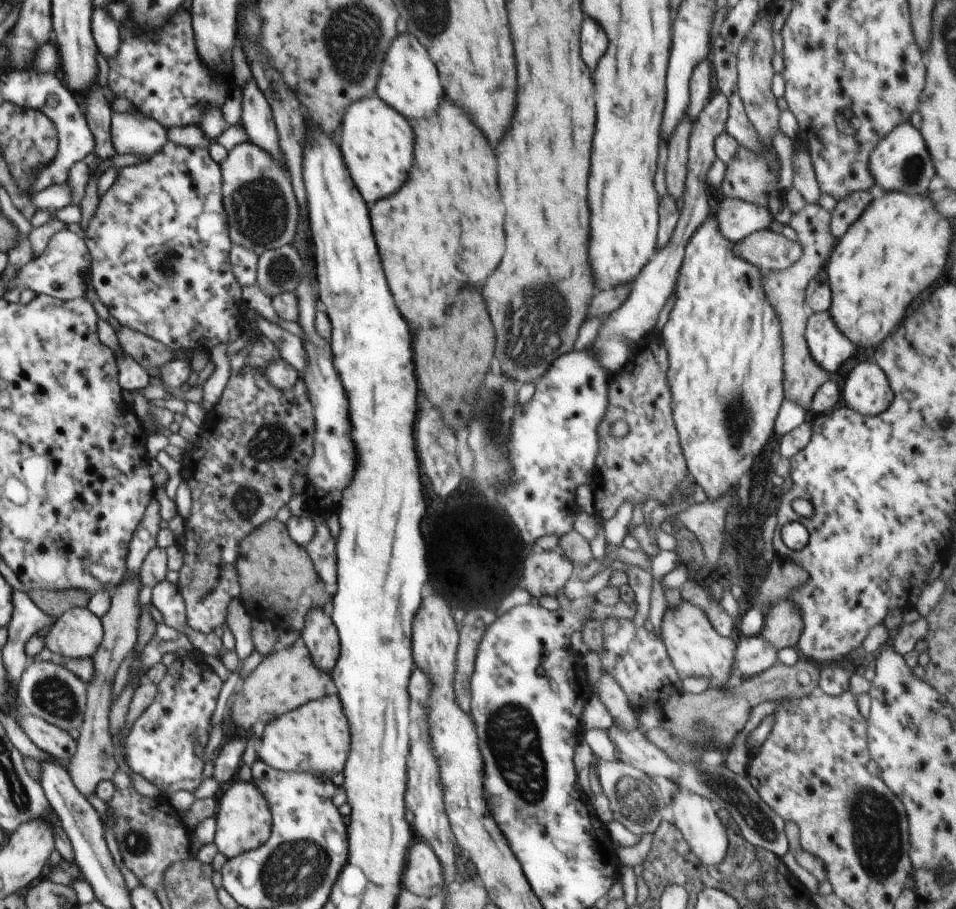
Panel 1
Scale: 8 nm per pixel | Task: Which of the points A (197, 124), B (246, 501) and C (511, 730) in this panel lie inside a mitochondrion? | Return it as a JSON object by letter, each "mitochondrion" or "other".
{"A":"other","B":"mitochondrion","C":"mitochondrion"}

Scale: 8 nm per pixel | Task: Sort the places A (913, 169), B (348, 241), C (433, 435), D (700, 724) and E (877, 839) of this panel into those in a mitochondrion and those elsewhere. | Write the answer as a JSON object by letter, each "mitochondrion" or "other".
{"A":"mitochondrion","B":"other","C":"mitochondrion","D":"mitochondrion","E":"mitochondrion"}

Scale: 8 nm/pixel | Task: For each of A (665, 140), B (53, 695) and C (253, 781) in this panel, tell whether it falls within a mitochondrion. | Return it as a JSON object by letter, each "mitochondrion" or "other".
{"A":"other","B":"mitochondrion","C":"other"}

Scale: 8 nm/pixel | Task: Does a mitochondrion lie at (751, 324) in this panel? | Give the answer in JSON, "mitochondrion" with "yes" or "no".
{"mitochondrion":"yes"}

